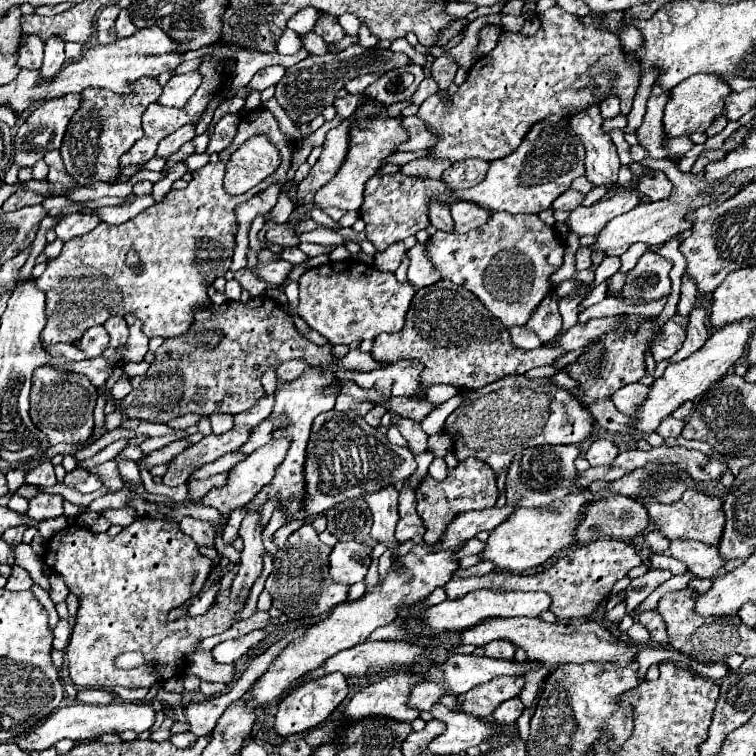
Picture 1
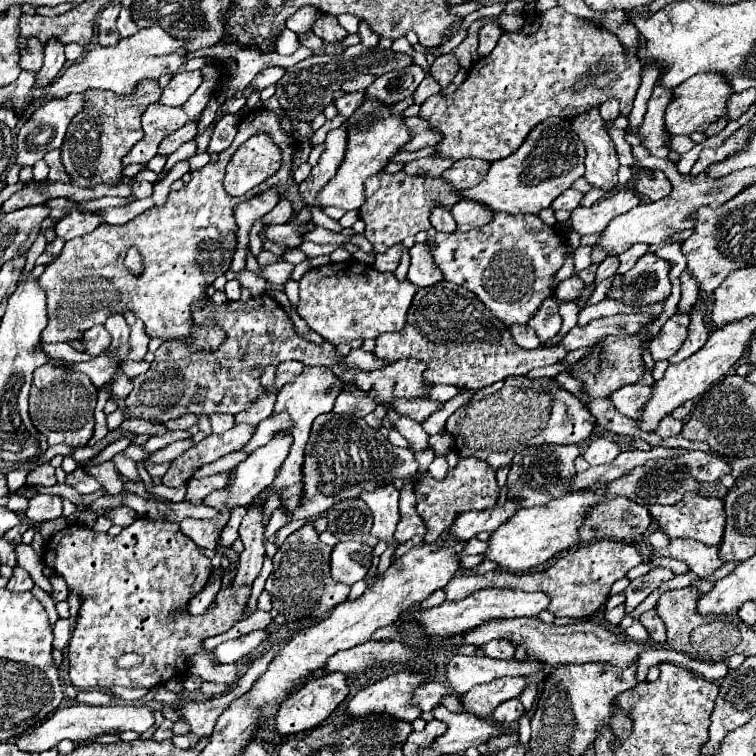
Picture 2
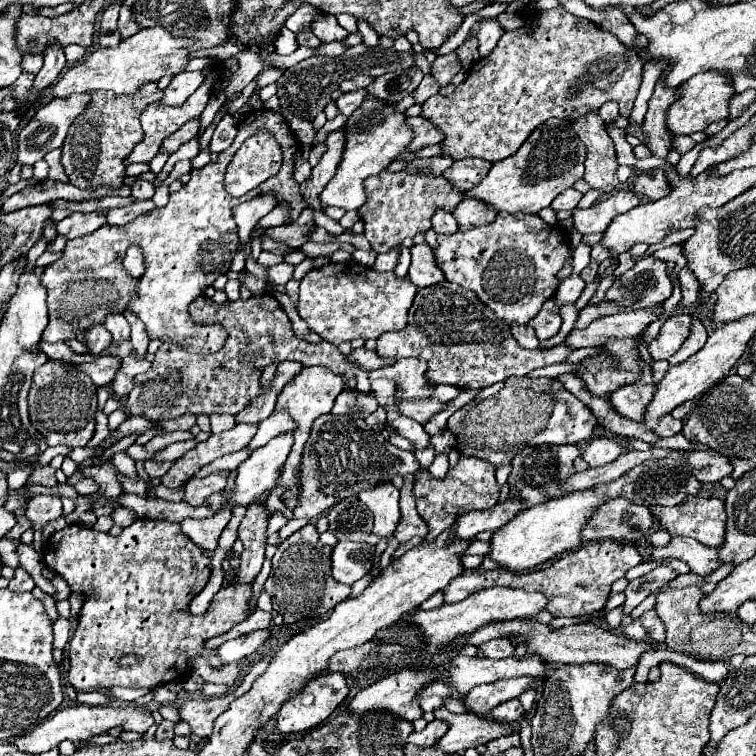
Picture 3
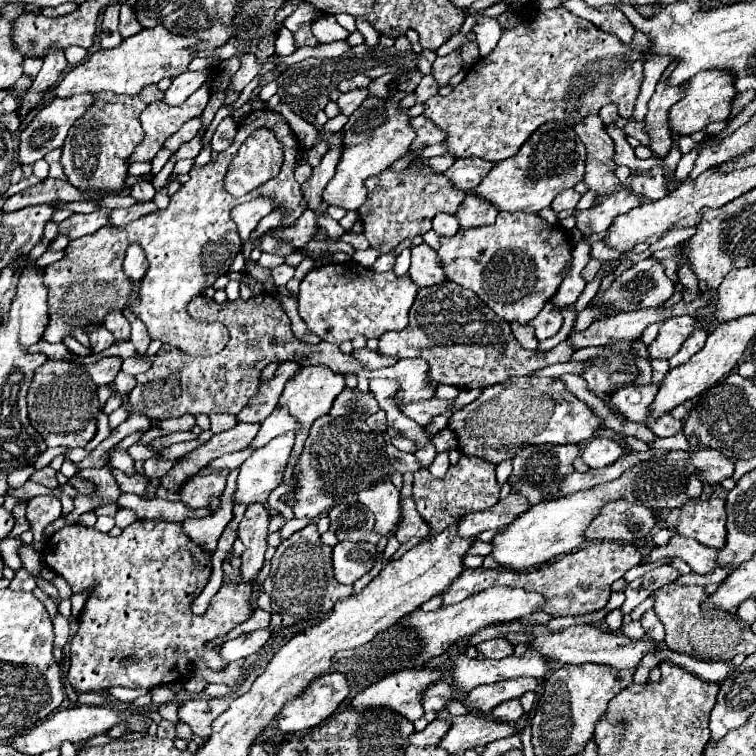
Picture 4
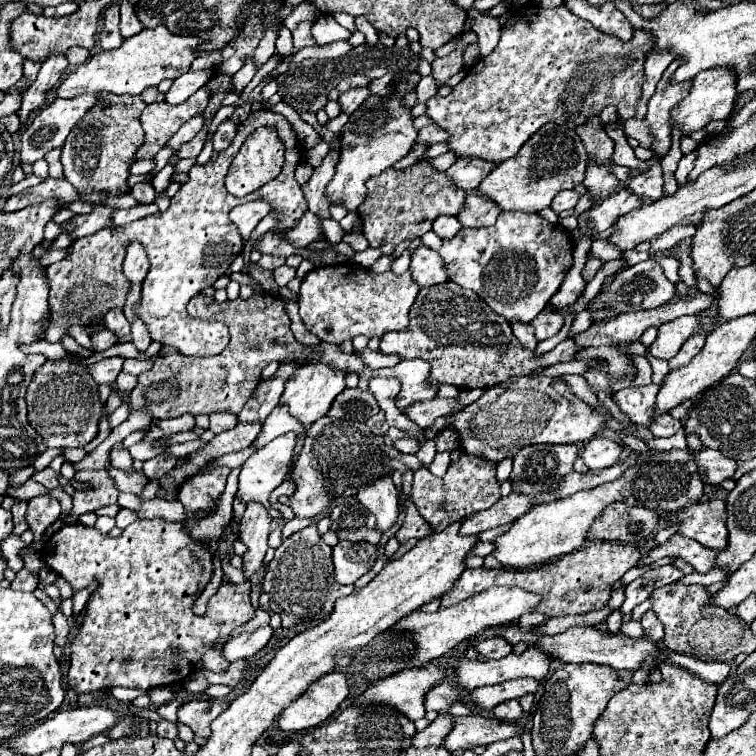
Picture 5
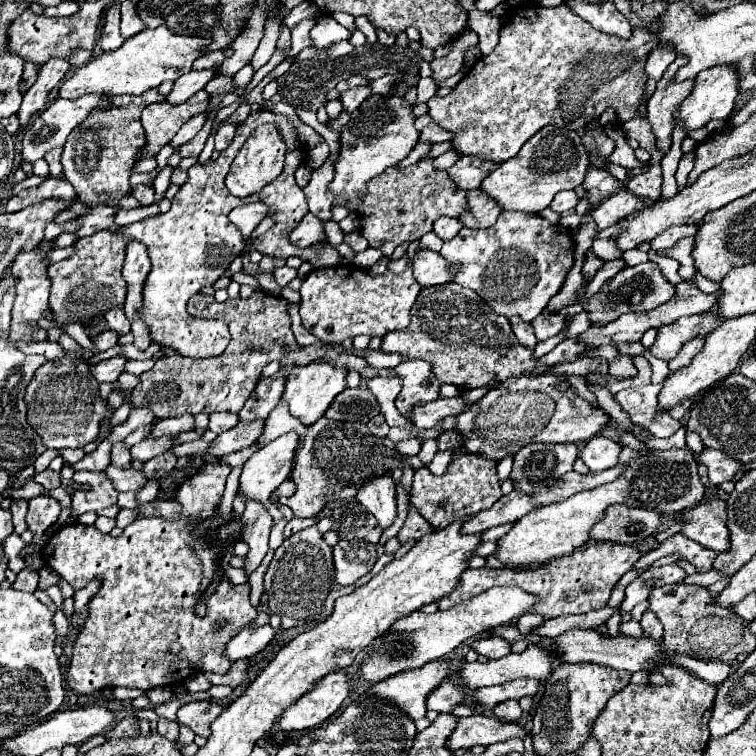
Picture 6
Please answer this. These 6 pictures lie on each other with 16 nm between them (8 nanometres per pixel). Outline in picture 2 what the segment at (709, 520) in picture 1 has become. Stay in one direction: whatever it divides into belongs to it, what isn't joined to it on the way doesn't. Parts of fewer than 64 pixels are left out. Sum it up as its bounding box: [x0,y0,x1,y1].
[648,492,726,546]

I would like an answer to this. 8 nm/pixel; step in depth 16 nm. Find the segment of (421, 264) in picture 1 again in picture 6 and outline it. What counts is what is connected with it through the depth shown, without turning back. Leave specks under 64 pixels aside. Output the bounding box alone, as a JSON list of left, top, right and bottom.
[410,248,452,286]

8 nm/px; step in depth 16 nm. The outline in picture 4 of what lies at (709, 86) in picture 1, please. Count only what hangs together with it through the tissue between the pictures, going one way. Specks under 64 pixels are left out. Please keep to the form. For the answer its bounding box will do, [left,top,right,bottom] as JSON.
[668,70,734,134]

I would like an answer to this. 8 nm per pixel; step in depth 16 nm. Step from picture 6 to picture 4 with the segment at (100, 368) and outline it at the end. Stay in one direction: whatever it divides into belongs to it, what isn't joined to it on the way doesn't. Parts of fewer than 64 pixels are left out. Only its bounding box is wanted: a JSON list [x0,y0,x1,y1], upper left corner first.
[80,358,122,386]

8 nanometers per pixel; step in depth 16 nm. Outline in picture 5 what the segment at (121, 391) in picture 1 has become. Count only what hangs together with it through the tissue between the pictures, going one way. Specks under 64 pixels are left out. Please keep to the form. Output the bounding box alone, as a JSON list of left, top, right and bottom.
[114,372,138,396]

